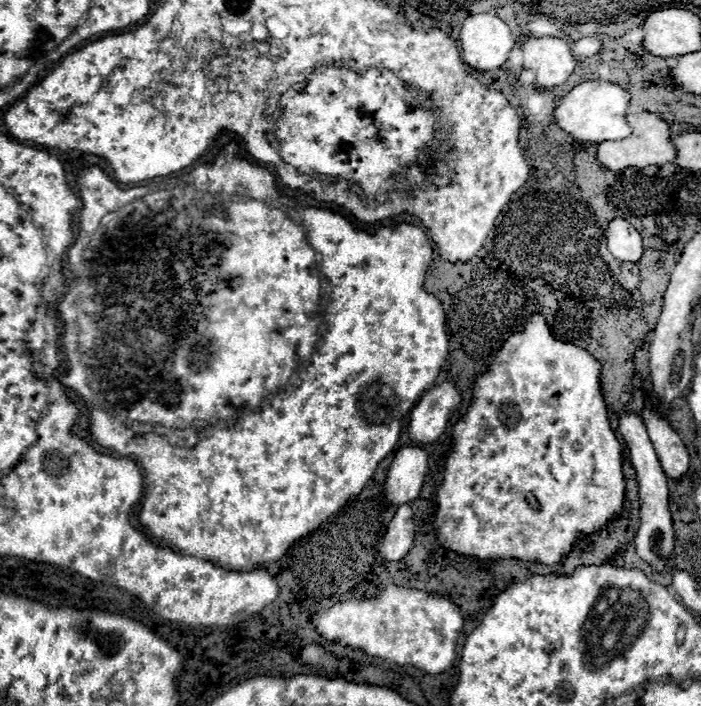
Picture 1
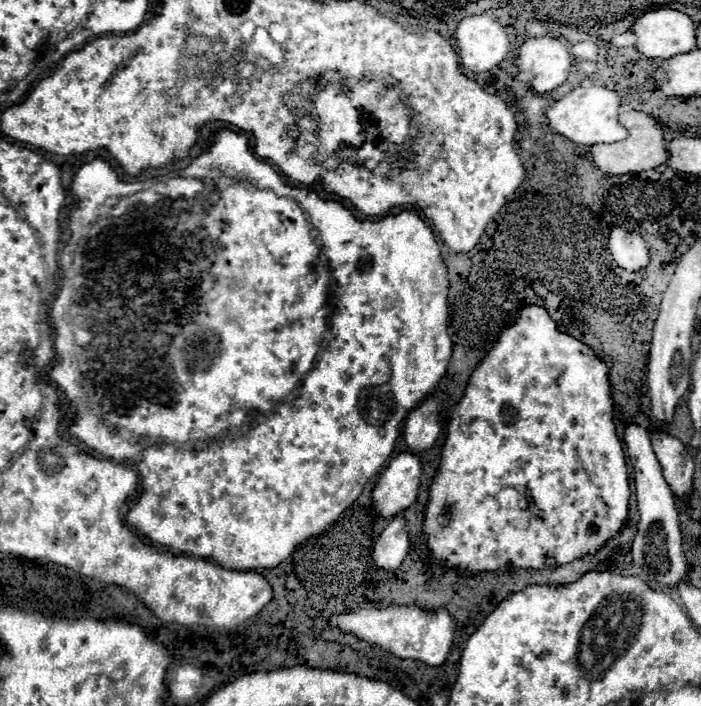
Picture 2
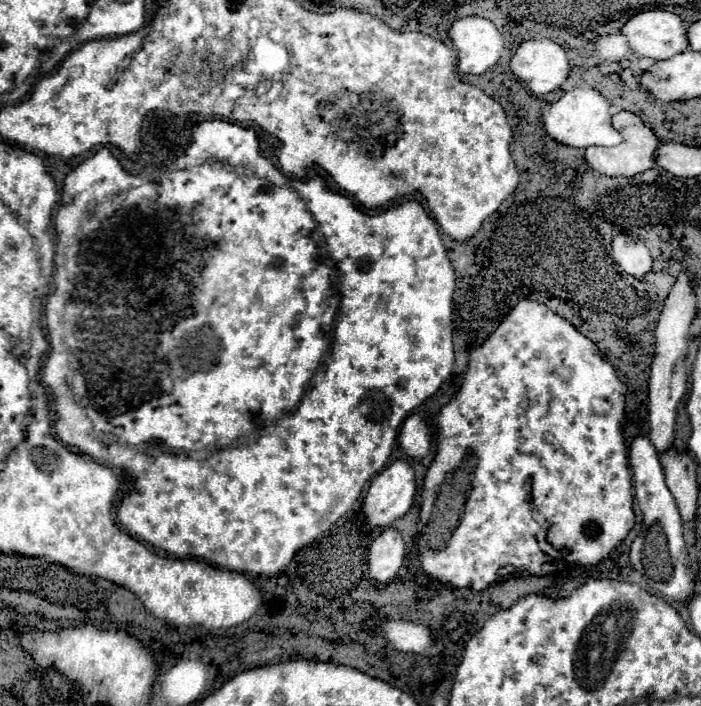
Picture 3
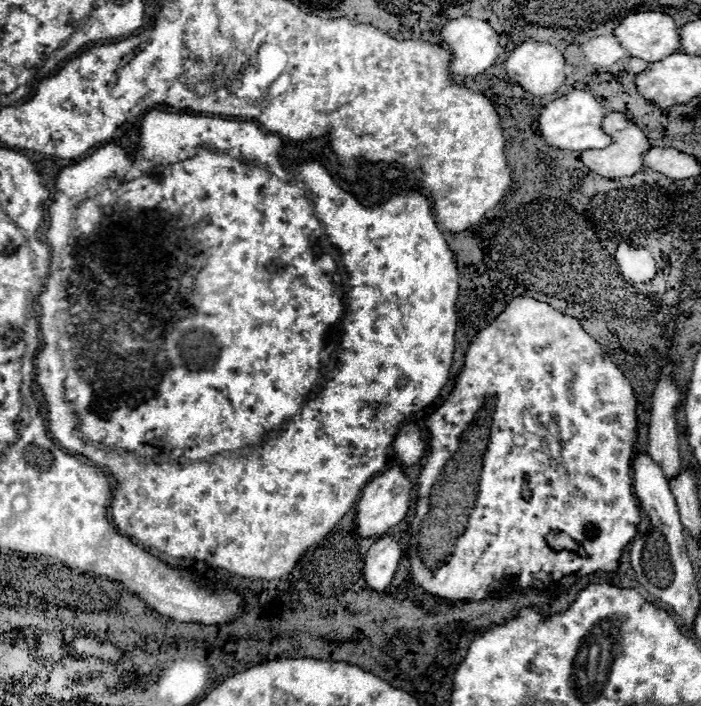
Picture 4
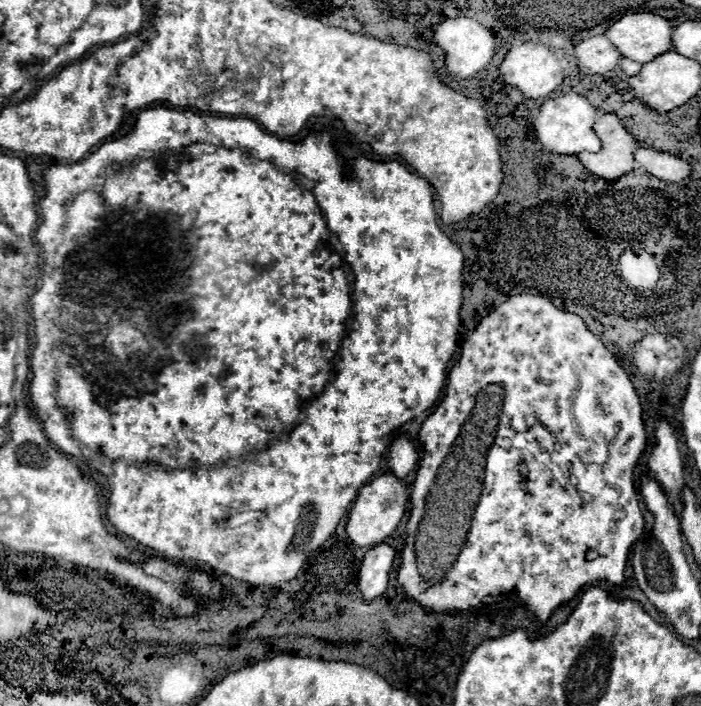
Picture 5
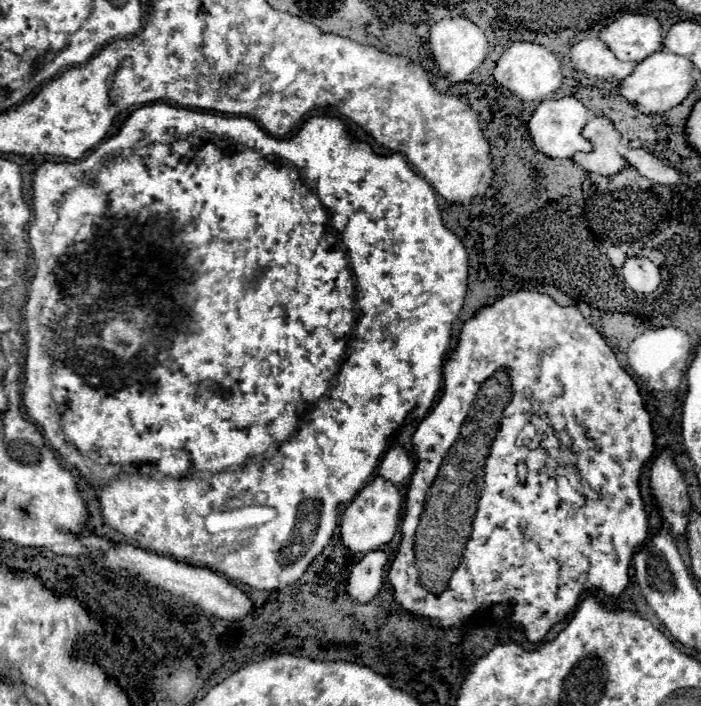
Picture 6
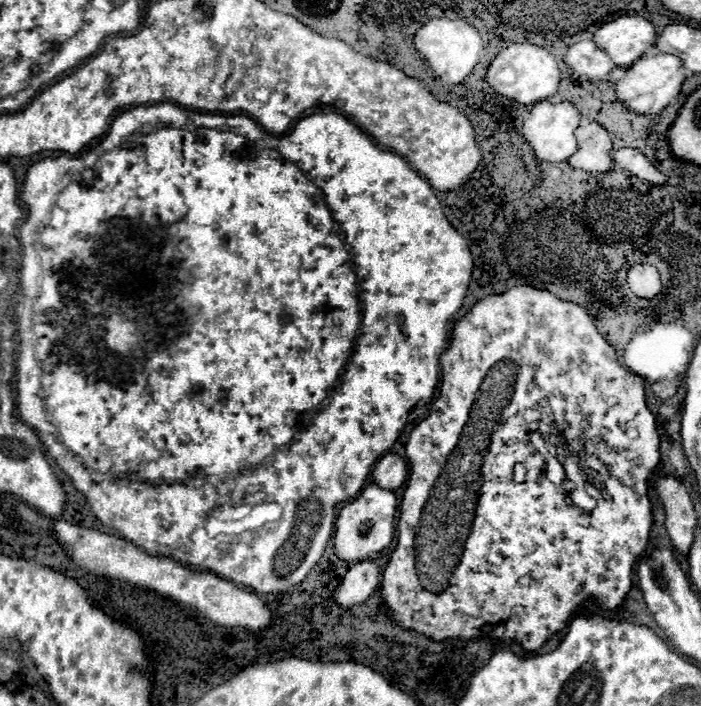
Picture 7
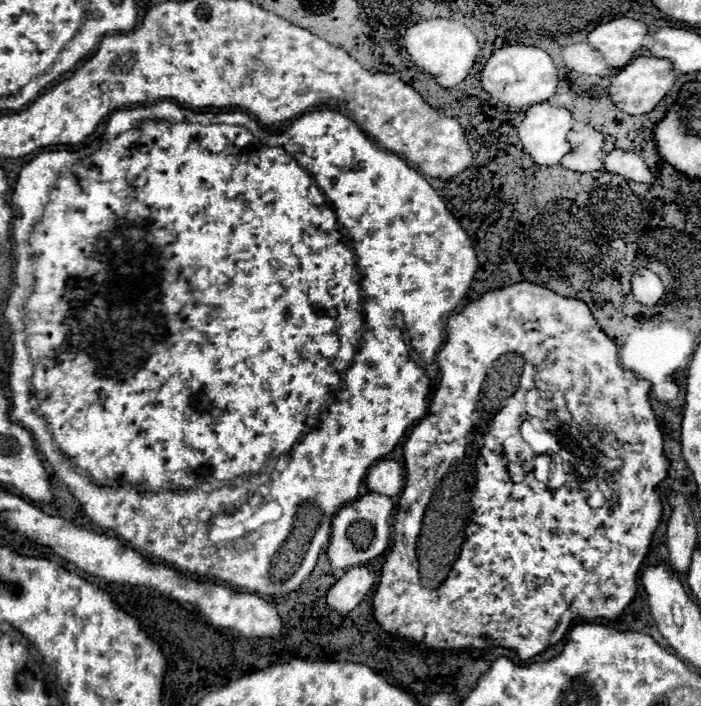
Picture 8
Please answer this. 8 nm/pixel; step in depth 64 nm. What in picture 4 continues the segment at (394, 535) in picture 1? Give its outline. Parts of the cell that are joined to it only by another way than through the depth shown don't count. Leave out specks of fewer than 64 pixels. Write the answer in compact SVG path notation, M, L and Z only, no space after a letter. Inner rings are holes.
M382 536L368 550L364 562L364 578L366 586L372 592L382 592L394 578L398 562L402 558L402 548L390 536Z

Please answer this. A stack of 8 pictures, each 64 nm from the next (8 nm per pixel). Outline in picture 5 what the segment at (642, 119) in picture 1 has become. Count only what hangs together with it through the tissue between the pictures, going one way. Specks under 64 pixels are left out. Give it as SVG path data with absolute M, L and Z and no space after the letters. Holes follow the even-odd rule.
M604 114L600 116L596 122L594 122L594 134L598 134L600 142L602 142L602 148L600 152L580 152L578 154L578 160L582 162L582 166L586 166L586 170L590 170L592 174L600 176L600 178L606 178L606 180L614 180L618 176L624 176L628 174L632 168L634 168L634 156L632 152L636 150L636 142L634 138L622 128L620 120L614 116L614 114Z

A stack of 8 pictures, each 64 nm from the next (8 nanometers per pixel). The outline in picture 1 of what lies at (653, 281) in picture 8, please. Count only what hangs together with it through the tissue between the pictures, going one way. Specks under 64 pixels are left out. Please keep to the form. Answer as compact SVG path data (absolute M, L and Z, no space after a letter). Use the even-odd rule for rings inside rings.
M614 218L608 224L606 238L608 238L608 250L618 262L624 262L624 264L640 262L640 258L644 254L642 236L628 220Z

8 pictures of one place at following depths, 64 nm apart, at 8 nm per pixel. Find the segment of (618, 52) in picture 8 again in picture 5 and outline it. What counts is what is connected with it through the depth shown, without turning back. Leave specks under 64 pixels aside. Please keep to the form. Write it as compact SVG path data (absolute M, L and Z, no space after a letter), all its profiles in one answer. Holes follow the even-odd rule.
M628 14L614 22L604 36L616 46L622 58L642 64L672 50L672 26L656 14Z

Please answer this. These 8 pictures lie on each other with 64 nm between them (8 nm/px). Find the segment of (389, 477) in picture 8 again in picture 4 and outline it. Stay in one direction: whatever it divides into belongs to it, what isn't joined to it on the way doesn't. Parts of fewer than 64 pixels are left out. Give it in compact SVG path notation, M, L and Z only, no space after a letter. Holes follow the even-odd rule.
M412 422L404 424L400 428L400 434L396 434L396 442L392 442L392 450L394 450L394 460L402 470L416 464L426 452L426 442L422 438L420 426Z

